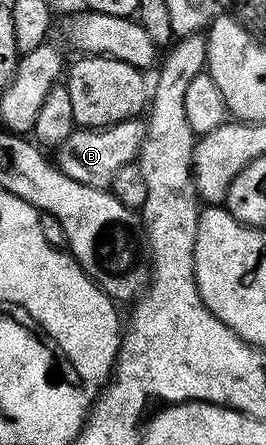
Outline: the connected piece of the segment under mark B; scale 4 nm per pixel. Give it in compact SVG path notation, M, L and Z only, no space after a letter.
M131 118L120 124L102 129L79 127L56 149L58 168L72 178L72 182L80 182L84 186L101 188L111 187L110 183L129 166L139 159L142 143L146 138L146 127L141 119Z

